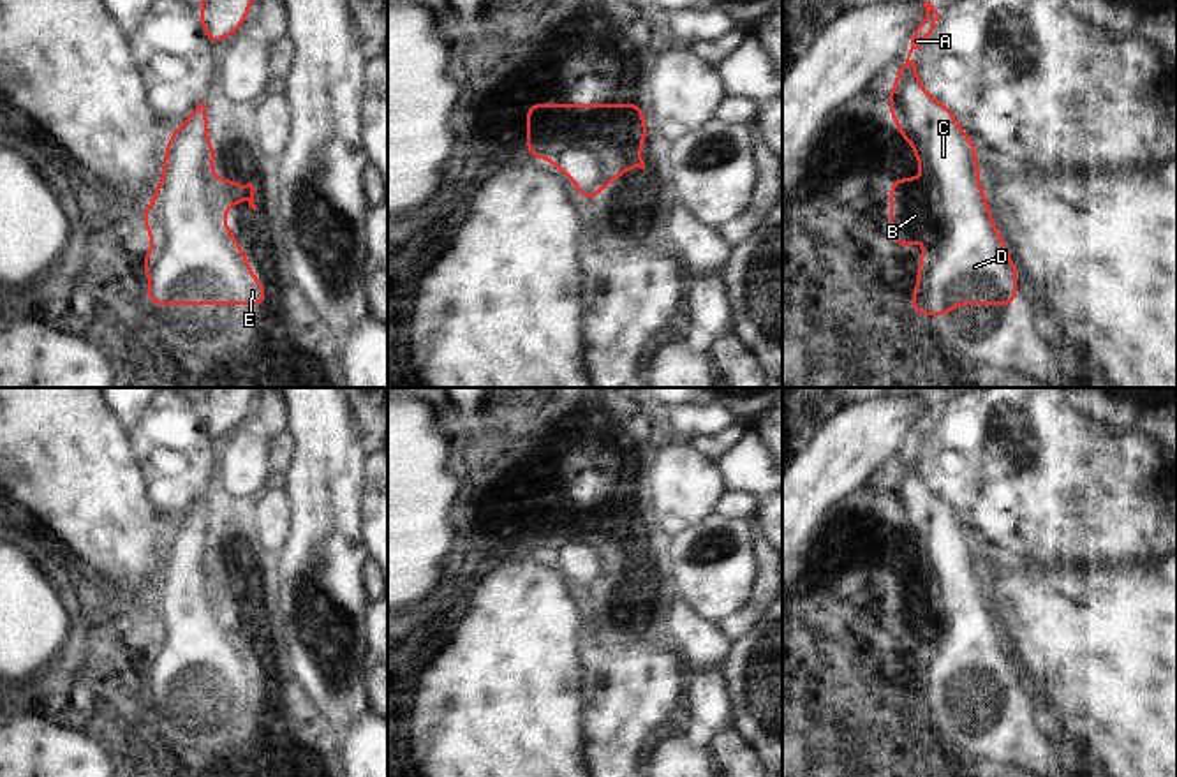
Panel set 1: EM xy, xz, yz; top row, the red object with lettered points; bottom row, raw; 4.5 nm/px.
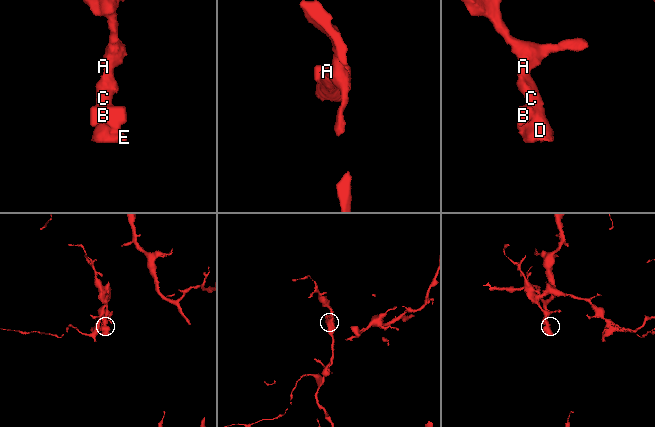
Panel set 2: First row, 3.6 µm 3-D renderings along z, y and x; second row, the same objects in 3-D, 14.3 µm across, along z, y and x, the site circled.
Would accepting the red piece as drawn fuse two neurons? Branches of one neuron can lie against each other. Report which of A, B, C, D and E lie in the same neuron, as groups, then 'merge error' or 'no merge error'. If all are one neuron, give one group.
A B C D E; no merge error

